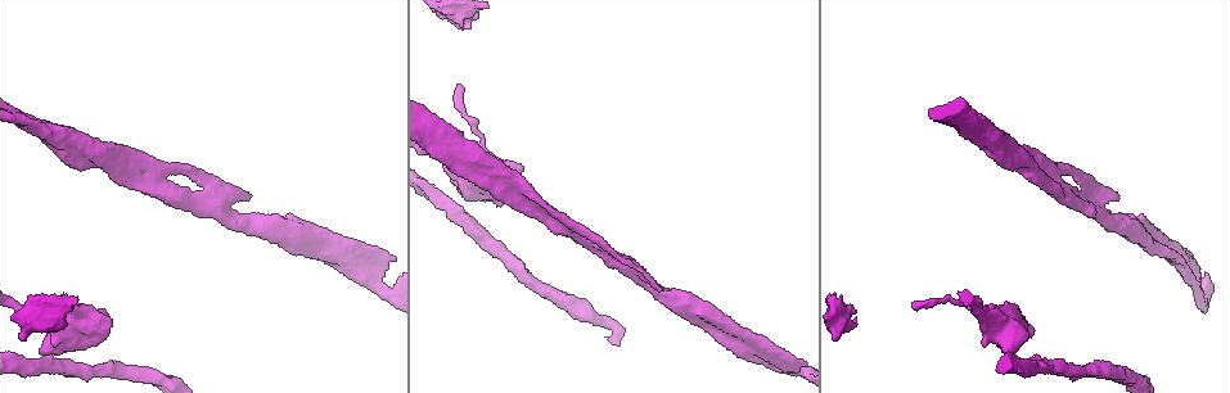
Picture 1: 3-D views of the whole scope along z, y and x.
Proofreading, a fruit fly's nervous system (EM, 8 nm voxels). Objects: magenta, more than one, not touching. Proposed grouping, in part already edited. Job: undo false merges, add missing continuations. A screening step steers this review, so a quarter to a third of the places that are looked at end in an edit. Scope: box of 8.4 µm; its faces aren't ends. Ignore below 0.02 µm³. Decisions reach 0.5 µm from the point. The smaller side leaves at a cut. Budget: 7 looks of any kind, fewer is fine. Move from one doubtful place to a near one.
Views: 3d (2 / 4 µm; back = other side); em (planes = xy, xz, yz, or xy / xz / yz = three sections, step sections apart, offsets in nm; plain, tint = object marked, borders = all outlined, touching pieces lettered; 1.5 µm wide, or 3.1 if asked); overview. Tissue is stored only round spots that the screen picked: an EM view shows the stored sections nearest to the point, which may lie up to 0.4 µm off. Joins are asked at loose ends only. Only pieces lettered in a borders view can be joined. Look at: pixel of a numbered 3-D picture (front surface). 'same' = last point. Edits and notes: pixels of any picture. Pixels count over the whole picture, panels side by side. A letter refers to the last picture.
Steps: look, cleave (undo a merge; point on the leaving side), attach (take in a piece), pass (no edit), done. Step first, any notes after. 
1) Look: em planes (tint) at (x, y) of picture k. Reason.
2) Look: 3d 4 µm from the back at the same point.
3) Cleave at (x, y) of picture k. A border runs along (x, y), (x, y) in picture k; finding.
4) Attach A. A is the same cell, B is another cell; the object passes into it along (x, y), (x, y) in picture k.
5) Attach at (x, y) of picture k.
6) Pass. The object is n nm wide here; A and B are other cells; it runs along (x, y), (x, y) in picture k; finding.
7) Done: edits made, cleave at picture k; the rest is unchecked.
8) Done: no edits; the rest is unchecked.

Look: em planes (tint) at (338, 249) of picture 1. Three-way junction.

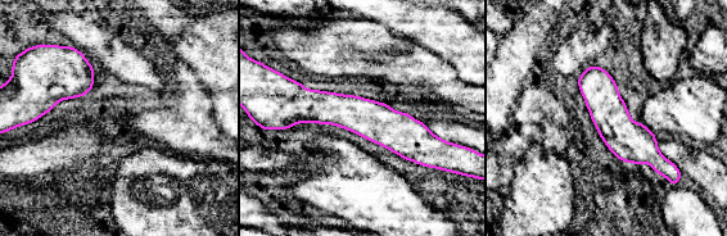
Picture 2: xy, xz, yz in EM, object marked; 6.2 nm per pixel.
Look: em planes (borders) at the same point. See the neighbours.

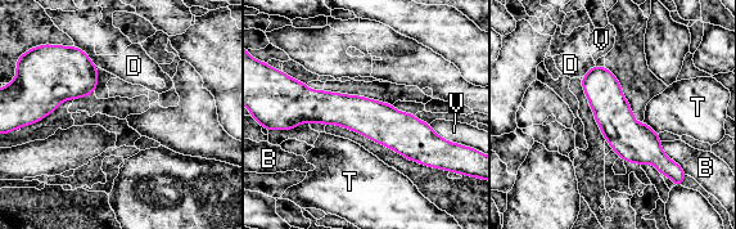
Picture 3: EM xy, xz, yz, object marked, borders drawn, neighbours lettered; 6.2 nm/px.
Pass. B, D, T and V are other cells; a border runs along (644, 121), (658, 134) in picture 3; all the same neuron.

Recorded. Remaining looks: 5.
Look: 3d 2 µm at (249, 195) of picture 1. An open end.

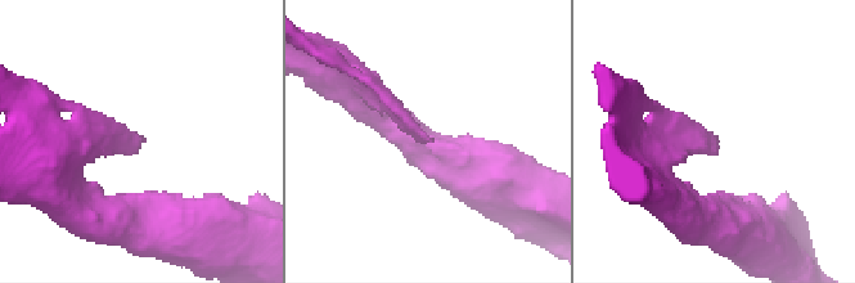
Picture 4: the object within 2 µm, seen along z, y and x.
Look: em planes (borders) at (716, 139) of picture 4. Now the EM.

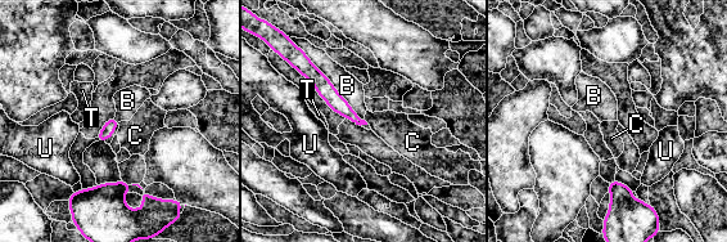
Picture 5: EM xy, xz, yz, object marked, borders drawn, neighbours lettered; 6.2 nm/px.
Pass. B, C, T and U are other cells; it runs along (306, 72), (359, 121) in picture 5; none of them fits.

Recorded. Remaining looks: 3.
Look: 3d 4 µm at (461, 85) of picture 1. Free end.

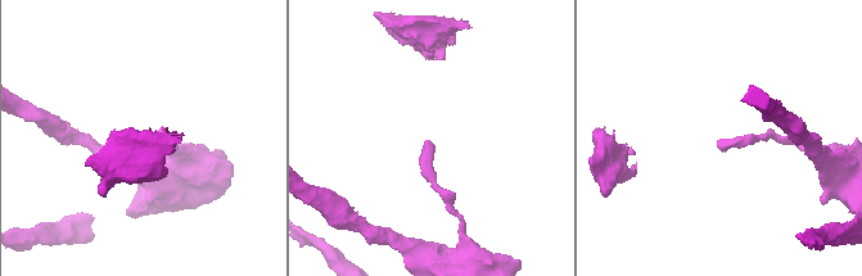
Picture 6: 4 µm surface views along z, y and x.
Look: em planes (plain) at (722, 152) of picture 6. Need the tissue.

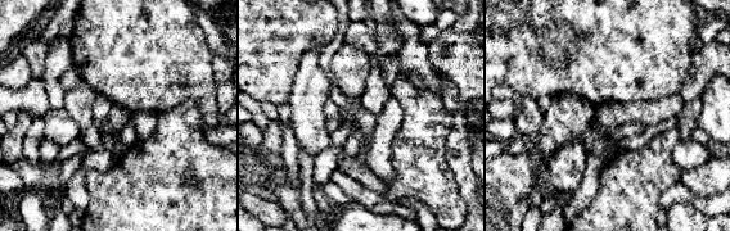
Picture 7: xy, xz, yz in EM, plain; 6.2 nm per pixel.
Look: em planes (borders) at the same point.

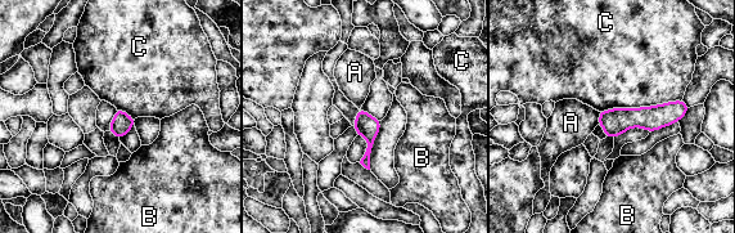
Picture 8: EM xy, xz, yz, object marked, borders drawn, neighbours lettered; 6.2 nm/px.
Pass. The object is 130 nm wide here; A, B and C are other cells; it runs along (682, 110), (655, 117), (602, 121) in picture 8; no lettered piece goes on from it.

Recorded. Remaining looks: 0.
Done: no edits; the rest is unchecked.

